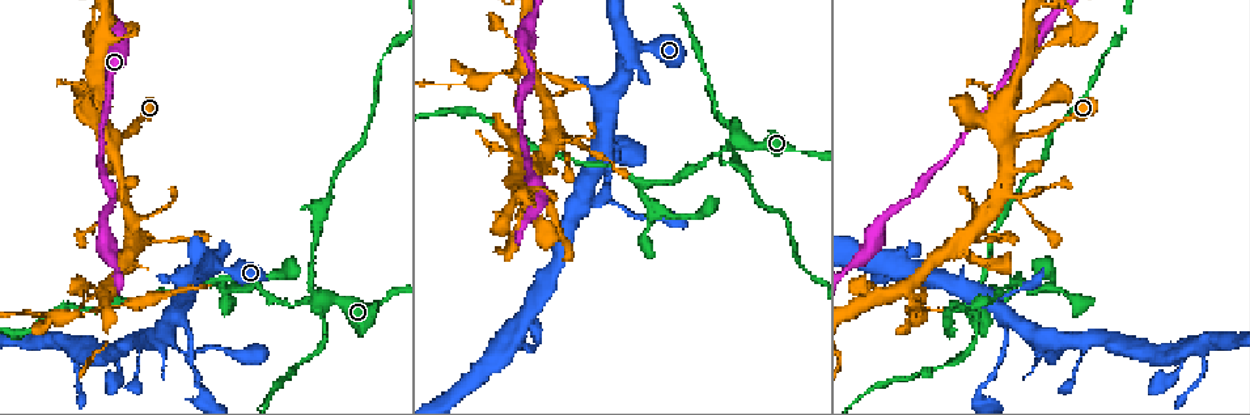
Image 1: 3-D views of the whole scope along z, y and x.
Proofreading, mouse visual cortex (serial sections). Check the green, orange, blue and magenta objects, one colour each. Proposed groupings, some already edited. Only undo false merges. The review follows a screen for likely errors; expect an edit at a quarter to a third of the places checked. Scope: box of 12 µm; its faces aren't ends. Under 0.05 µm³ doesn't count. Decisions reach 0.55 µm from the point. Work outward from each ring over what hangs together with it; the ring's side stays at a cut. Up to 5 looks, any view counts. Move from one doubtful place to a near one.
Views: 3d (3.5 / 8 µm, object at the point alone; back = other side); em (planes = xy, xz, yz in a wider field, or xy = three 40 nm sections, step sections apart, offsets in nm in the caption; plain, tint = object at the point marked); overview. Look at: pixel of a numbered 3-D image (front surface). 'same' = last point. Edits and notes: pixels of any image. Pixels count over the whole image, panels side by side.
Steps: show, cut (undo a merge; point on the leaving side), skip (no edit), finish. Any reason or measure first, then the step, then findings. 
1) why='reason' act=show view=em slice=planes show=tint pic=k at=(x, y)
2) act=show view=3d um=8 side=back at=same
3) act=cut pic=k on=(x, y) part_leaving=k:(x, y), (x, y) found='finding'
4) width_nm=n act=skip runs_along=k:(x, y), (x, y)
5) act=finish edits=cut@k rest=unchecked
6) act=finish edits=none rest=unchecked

why='abrupt turn' act=show view=3d um=3.5 pic=1 at=(1005, 190)

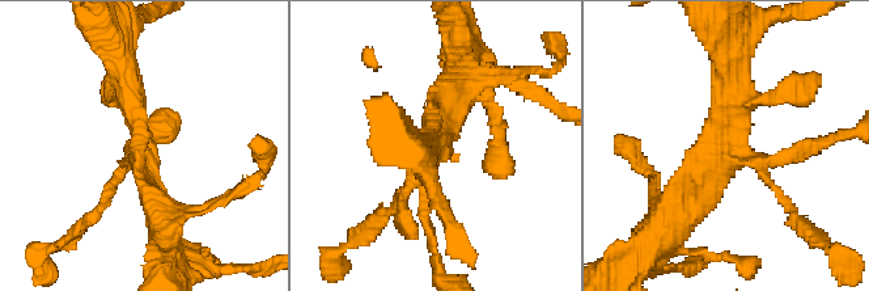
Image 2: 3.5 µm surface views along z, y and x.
arms=4 arm_widths_nm=150,200,250,300 why='now the EM' act=show view=em slice=xy step=1 show=tint pic=2 at=(732, 152)

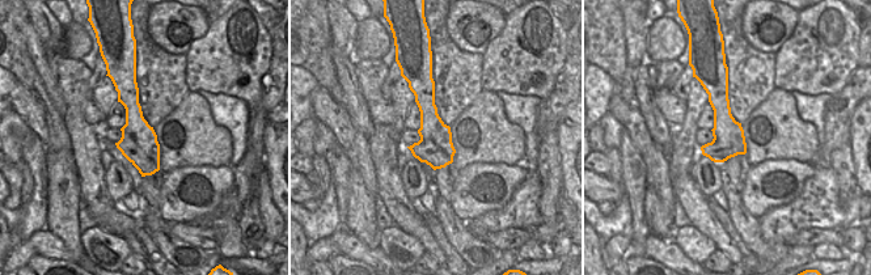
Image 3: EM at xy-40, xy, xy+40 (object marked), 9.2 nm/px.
act=skip runs_along=2:(729, 68), (733, 152), (675, 213) found='continuous, no second cell'

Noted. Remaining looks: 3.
why='thin arm on a thick one' act=show view=3d um=3.5 pic=1 at=(502, 73)

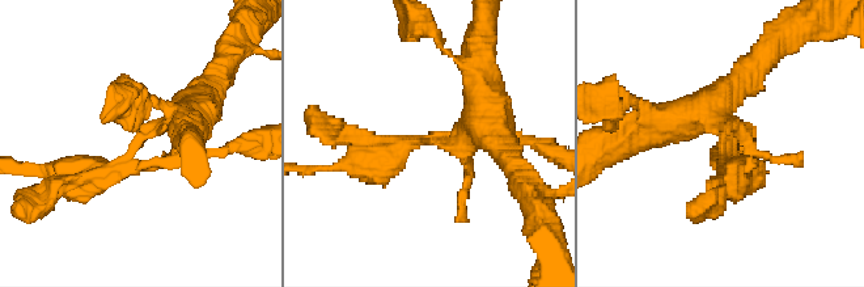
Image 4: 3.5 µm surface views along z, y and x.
arms=3 arm_widths_nm=150,200,400 why='shape alone is not enough' act=show view=em slice=xy step=1 show=tint pic=4 at=(430, 139)

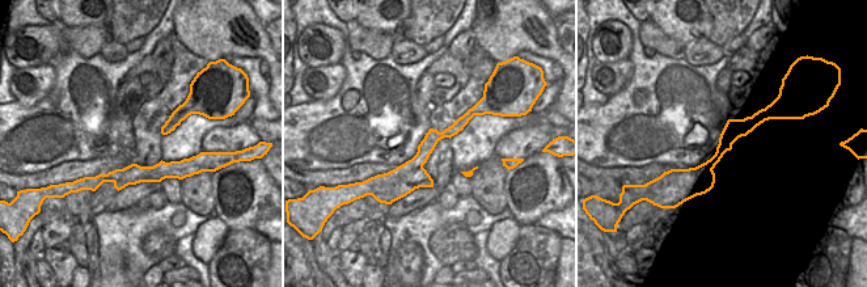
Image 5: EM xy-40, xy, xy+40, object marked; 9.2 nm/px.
act=show view=em slice=xy step=3 show=tint at=same

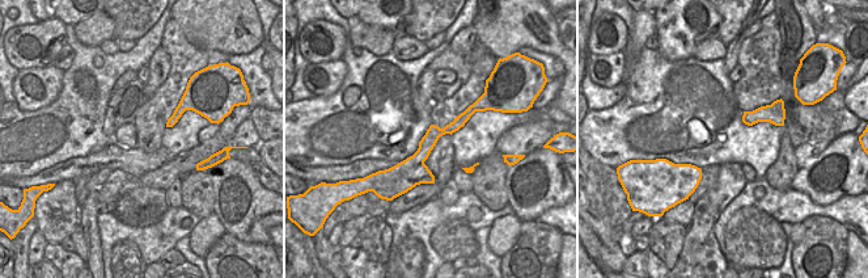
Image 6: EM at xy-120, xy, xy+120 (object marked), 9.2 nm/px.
width_nm=140 act=cut pic=4 on=(70, 172) part_leaving=4:(127, 163), (79, 174), (30, 207) found='two cells meet here'

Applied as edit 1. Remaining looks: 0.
act=finish edits=cut@4 rest=unchecked

